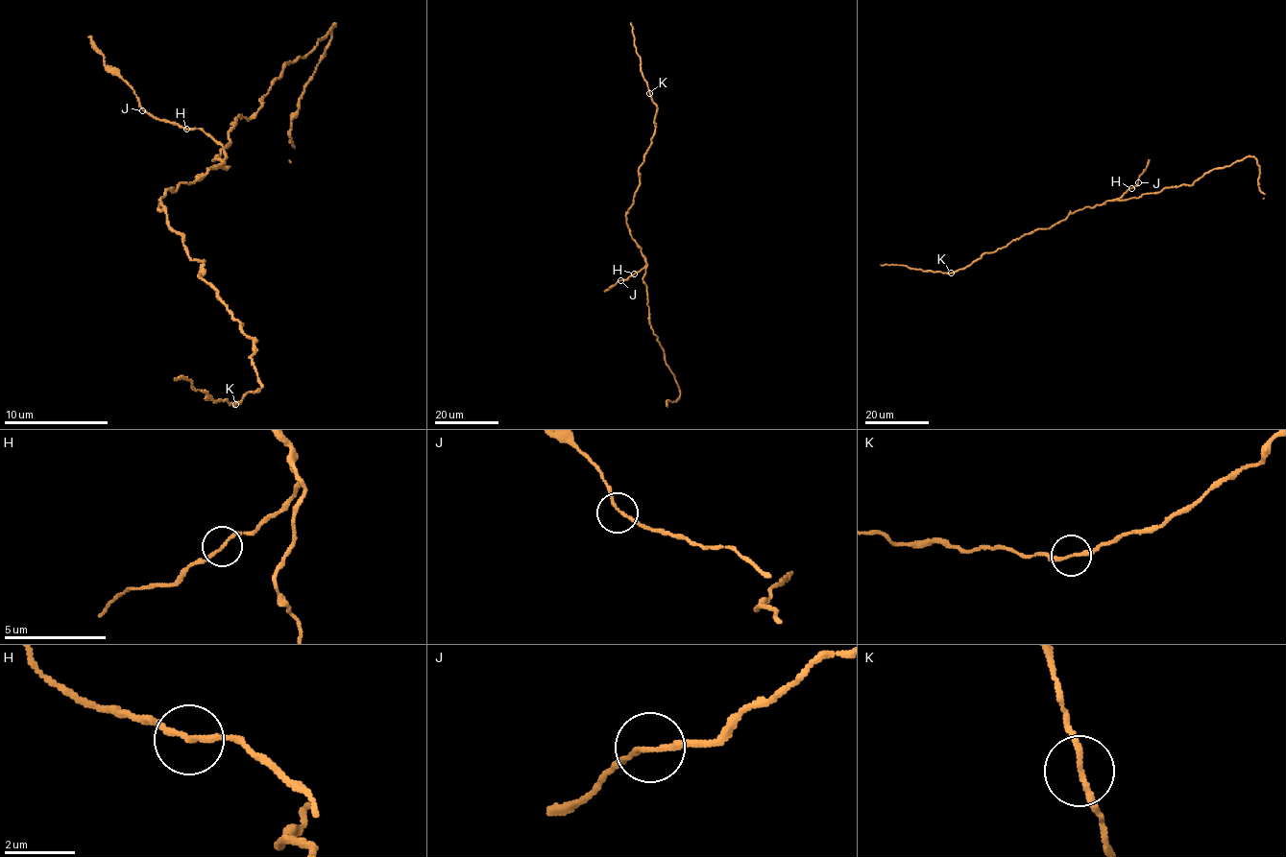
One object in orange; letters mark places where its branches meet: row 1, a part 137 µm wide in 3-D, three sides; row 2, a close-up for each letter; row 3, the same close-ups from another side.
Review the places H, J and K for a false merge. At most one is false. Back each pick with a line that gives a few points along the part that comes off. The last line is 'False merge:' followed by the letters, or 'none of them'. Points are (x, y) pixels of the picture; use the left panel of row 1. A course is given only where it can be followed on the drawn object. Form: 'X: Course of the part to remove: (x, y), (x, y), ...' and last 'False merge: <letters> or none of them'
K: Course of the part to remove: (236, 403), (207, 398), (186, 377), (173, 377)
False merge: K

